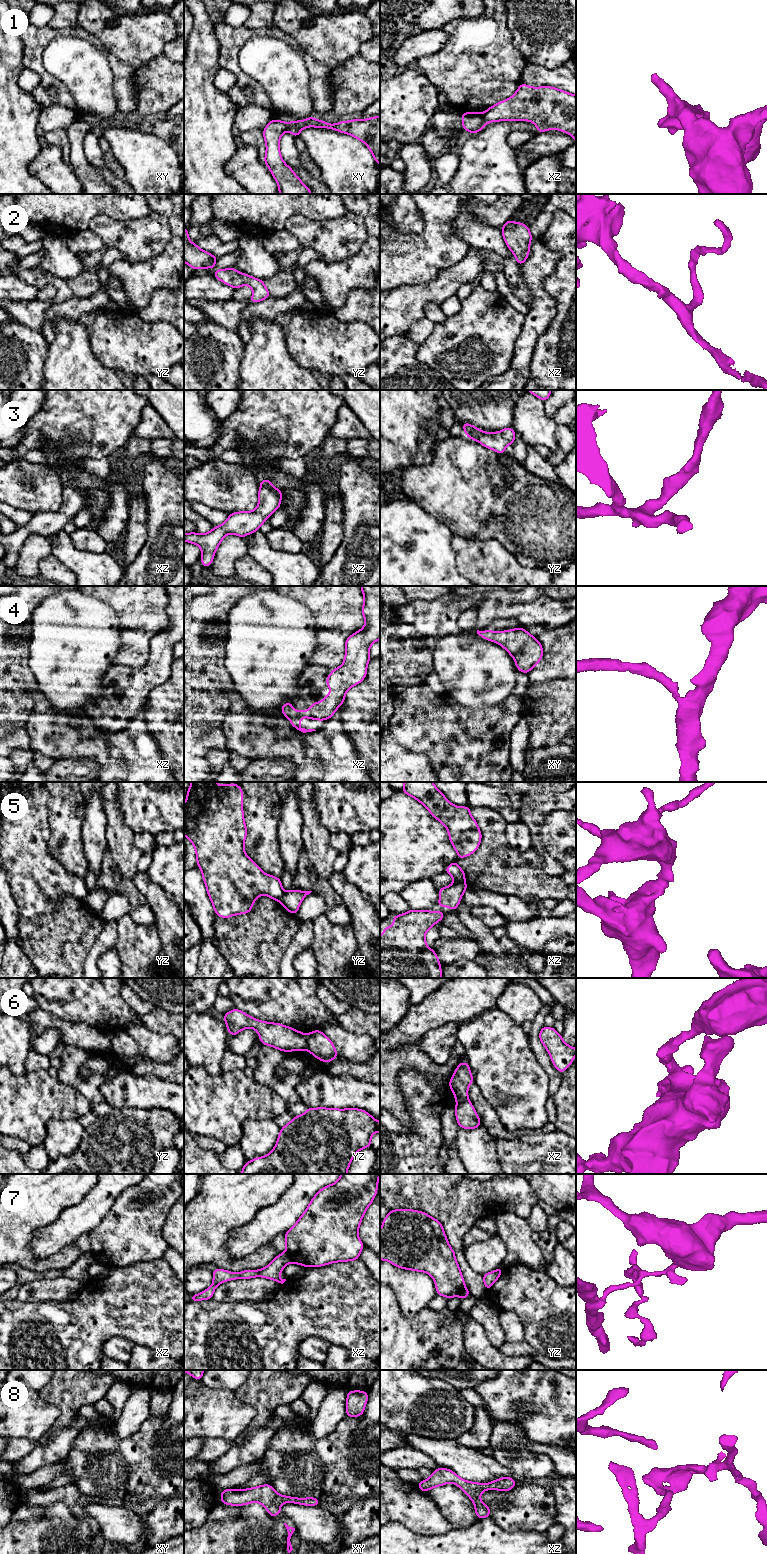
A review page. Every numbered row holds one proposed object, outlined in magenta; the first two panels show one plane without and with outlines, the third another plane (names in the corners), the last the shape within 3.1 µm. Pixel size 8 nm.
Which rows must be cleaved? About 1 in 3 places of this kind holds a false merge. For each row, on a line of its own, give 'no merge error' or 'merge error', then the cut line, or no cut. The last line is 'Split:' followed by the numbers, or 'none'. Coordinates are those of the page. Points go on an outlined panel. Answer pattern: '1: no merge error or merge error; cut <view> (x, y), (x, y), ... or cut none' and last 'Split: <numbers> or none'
1: merge error; cut xz (482, 113), (482, 118), (486, 122)
2: no merge error; cut none
3: no merge error; cut none
4: no merge error; cut none
5: merge error; cut yz (284, 892), (278, 900)
6: merge error; cut yz (305, 1035), (307, 1048)
7: merge error; cut xz (286, 1251), (292, 1261)
8: no merge error; cut none
Split: 1, 5, 6, 7

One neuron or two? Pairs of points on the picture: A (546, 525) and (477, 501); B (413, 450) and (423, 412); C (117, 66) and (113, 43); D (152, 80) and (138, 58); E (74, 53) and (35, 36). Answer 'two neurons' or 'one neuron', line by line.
A: one neuron
B: one neuron
C: two neurons
D: two neurons
E: two neurons

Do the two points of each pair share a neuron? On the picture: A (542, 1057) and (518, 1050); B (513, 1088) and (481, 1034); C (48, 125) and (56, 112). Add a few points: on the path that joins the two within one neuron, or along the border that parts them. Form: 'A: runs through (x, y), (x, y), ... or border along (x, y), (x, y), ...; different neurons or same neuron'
A: border along (527, 1034), (529, 1047), (547, 1075); different neurons
B: runs through (508, 1075), (500, 1060), (498, 1051), (494, 1047); same neuron
C: runs through (48, 122), (55, 115); same neuron

